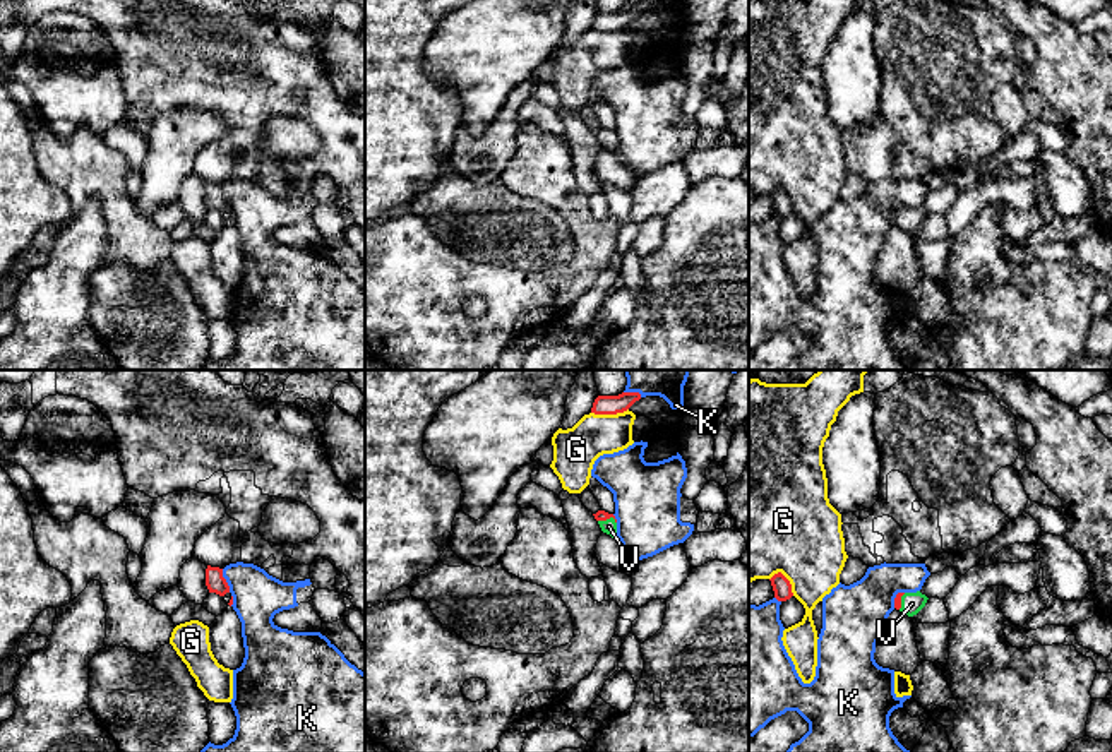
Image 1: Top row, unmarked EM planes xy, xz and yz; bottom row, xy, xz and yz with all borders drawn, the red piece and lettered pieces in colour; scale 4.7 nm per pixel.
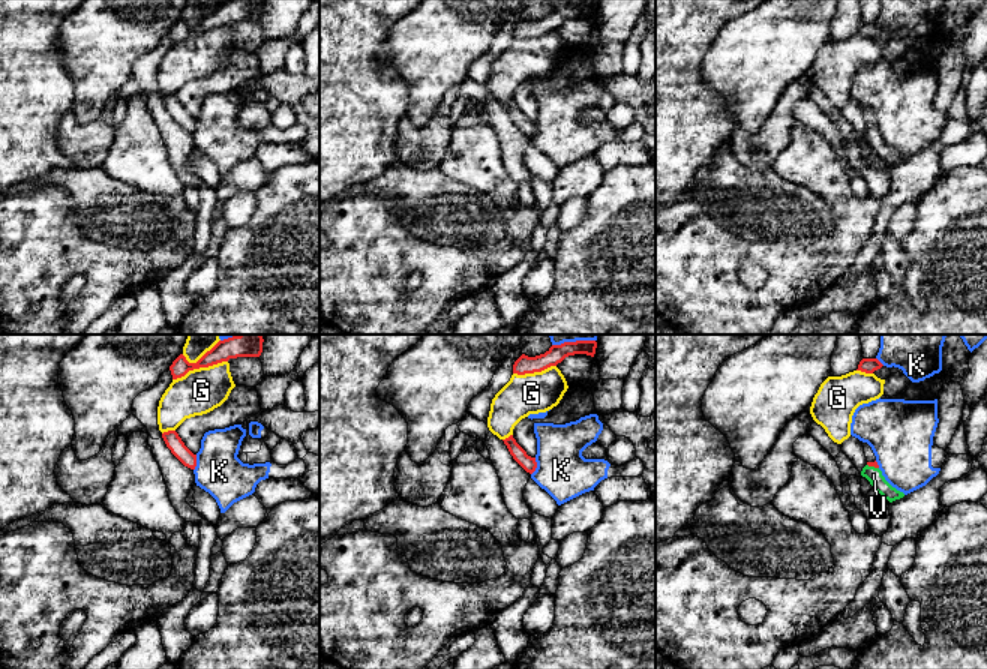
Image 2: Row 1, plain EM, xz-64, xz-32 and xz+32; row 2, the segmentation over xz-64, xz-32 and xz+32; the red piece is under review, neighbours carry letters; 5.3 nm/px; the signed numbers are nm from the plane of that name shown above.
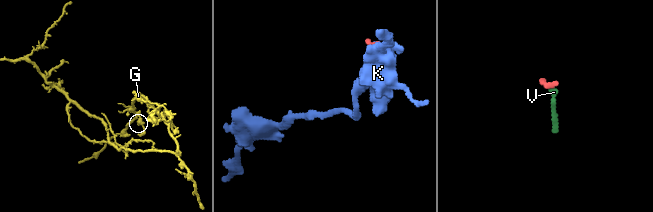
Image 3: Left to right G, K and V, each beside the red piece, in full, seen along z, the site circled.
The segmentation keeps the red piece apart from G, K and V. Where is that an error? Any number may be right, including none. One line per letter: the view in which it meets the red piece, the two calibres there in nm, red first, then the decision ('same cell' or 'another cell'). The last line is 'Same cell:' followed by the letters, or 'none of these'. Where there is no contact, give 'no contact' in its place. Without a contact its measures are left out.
G: meets red in xz; 100 nm thick on the red side, 200 nm on the other; another cell
K: meets red in xy; 90 nm thick on the red side, 240 nm on the other; another cell
V: meets red in xz; 50 nm thick on the red side, 70 nm on the other; same cell
Same cell: V

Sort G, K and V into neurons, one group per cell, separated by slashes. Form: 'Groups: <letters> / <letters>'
Groups: G / K / V

